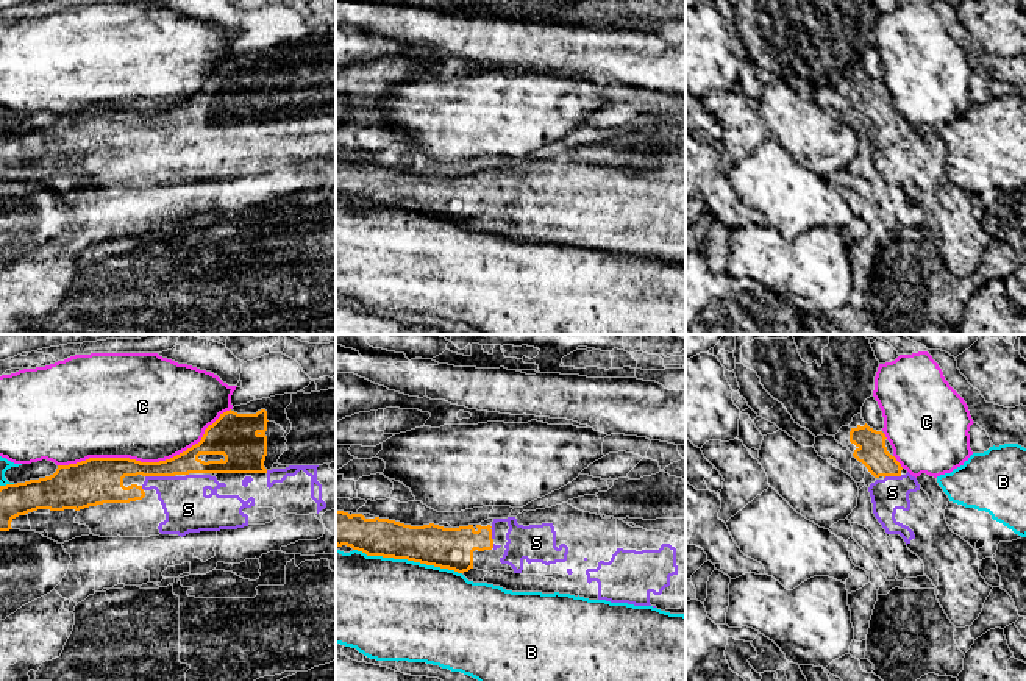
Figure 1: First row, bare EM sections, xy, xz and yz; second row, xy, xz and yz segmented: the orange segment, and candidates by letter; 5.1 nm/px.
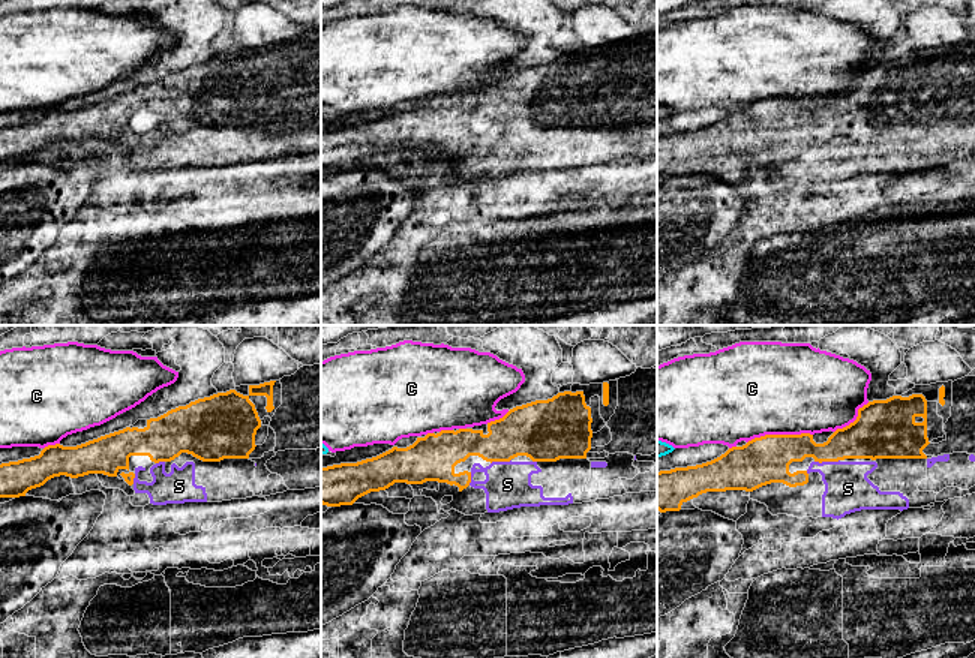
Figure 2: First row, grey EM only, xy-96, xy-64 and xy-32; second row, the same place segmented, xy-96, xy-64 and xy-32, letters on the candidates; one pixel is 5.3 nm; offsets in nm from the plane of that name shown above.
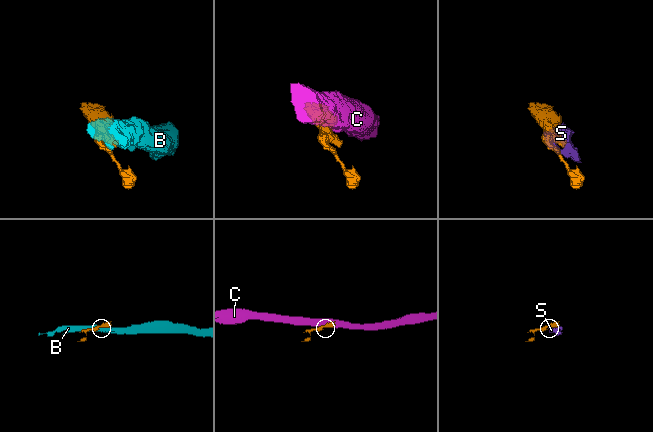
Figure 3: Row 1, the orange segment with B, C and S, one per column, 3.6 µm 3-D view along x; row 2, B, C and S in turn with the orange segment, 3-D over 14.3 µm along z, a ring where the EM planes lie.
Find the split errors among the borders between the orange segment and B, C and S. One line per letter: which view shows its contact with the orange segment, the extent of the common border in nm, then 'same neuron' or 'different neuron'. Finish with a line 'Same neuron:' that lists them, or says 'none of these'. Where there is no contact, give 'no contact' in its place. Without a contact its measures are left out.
B: contact in xz; length 550 nm; different neuron
C: contact in xy; length 950 nm; different neuron
S: contact in xy; length 150 nm; same neuron
Same neuron: S

